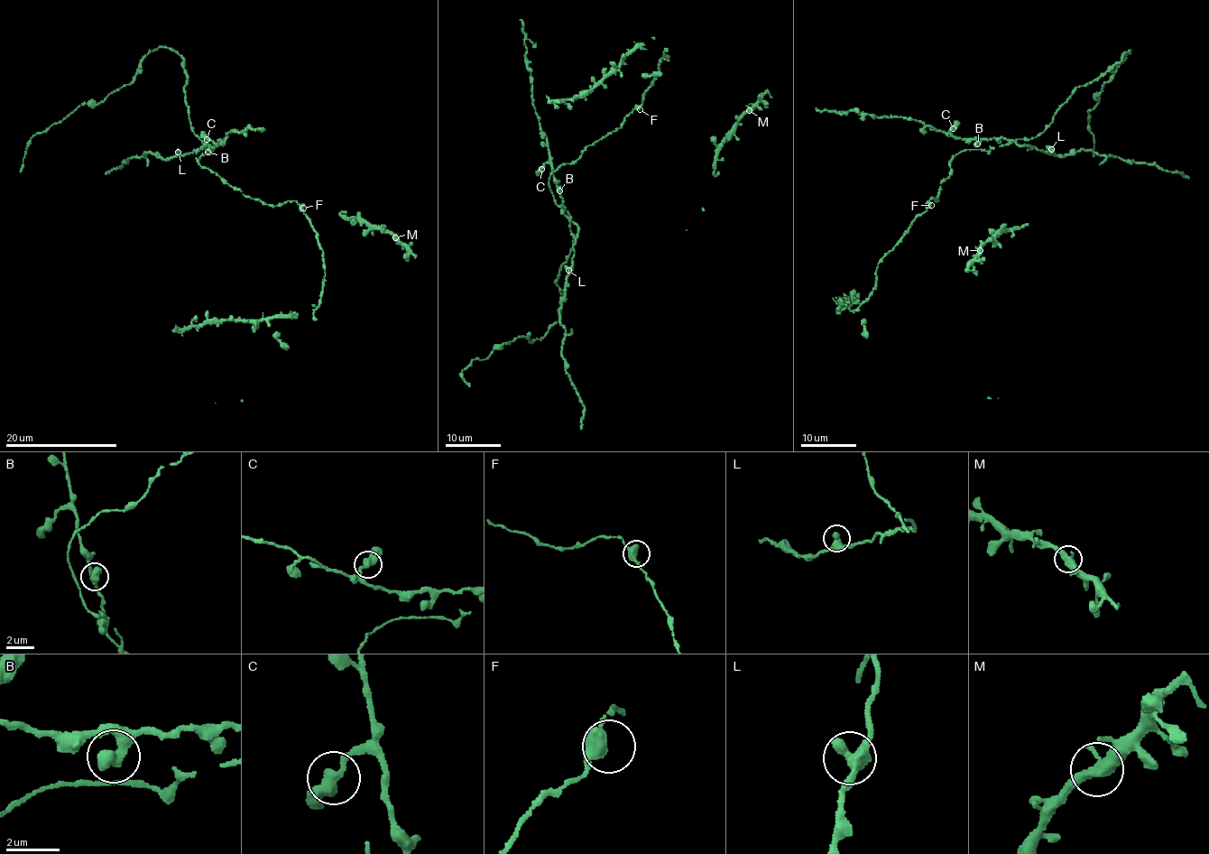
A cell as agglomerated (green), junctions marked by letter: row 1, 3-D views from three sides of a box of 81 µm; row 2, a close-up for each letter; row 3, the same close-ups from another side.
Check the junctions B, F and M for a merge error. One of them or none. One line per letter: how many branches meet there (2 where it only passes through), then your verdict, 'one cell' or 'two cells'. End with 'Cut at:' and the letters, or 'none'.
B: branches 2; two cells
F: branches 2; one cell
M: branches 2; one cell
Cut at: B

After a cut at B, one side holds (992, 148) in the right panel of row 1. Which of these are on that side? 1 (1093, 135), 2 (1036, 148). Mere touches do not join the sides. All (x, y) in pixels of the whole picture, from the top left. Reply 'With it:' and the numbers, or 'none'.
With it: 1

